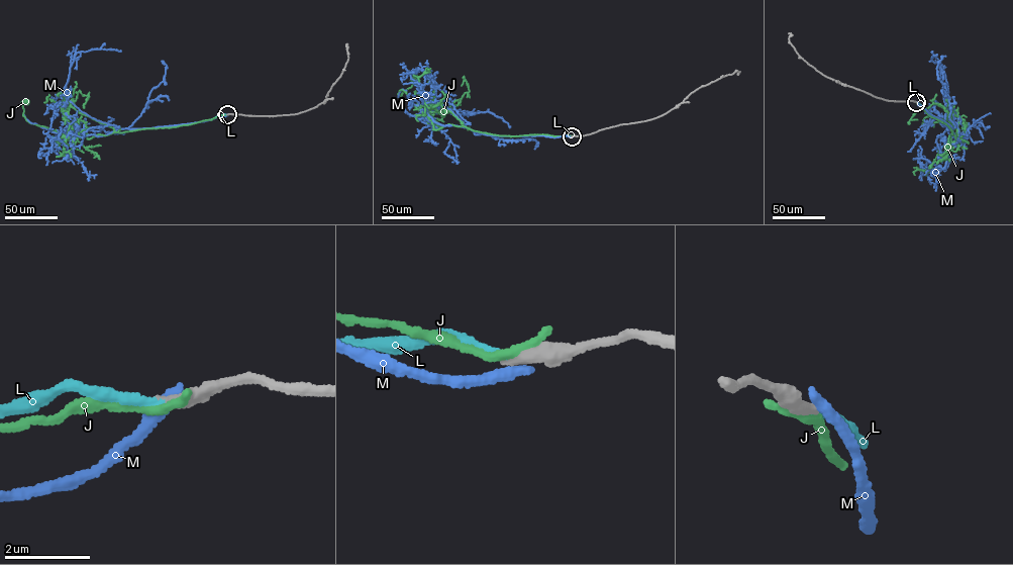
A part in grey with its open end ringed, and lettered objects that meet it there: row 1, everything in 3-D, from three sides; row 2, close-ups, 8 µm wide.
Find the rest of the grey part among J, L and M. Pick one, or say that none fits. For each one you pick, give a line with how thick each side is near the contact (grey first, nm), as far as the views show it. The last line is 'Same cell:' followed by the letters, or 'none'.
L: Thickness 320 nm (grey) against 180 nm
Same cell: L

